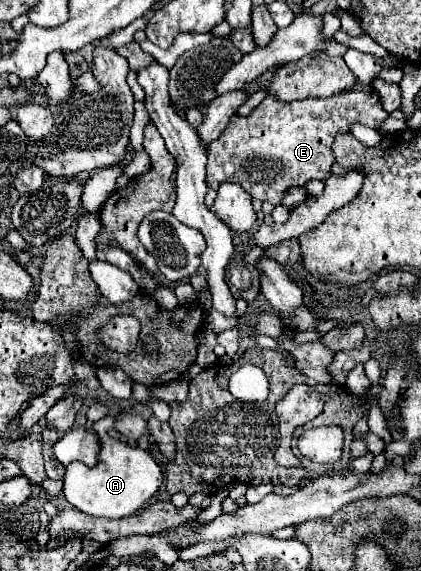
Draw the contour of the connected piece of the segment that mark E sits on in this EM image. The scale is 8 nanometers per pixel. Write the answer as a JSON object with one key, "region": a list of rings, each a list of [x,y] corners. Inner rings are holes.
{"region":[[[344,91],[332,97],[310,97],[282,103],[268,95],[248,117],[232,115],[220,139],[206,147],[208,151],[208,187],[218,187],[222,181],[240,183],[252,191],[254,199],[278,205],[288,187],[304,185],[310,179],[326,179],[330,175],[332,141],[338,133],[346,133],[356,115],[366,115],[366,125],[380,129],[388,117],[382,111],[376,91]]]}

